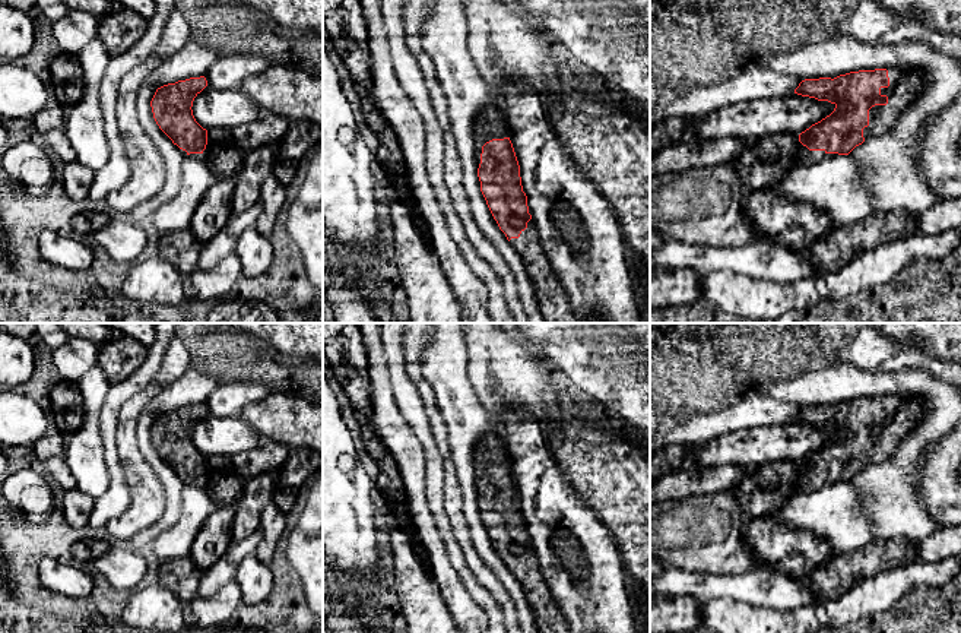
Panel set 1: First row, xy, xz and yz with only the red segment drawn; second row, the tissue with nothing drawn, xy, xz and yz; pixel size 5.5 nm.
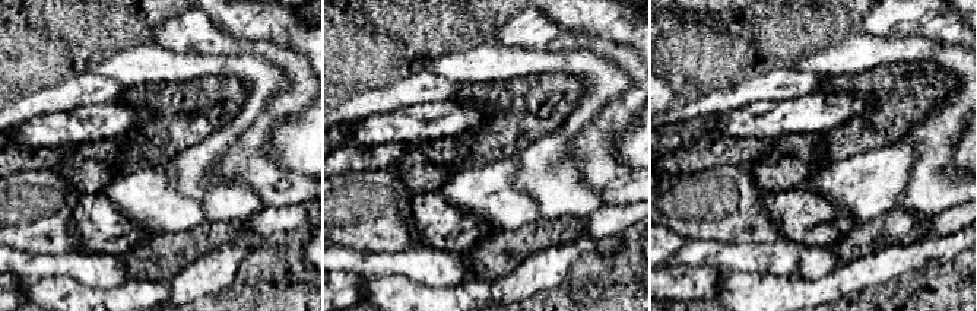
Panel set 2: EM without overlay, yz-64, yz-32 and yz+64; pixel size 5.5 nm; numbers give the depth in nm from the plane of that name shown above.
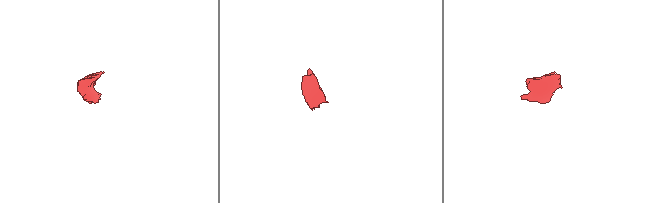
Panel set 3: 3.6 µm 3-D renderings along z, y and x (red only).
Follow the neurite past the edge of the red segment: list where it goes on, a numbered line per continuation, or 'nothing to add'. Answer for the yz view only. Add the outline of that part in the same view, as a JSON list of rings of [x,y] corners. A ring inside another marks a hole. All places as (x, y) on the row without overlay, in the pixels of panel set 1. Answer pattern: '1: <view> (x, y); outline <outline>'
1: yz (904, 414); outline [[[889,396],[888,405],[889,414],[881,415],[888,431],[869,437],[869,453],[863,456],[865,468],[888,460],[924,415],[924,403],[907,396]]]

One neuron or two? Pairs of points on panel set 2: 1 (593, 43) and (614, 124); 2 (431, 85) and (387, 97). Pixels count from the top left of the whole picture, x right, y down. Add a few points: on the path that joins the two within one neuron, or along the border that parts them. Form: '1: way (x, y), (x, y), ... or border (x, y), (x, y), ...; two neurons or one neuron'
1: way (617, 54), (634, 72), (634, 101); one neuron
2: way (421, 88), (397, 95); one neuron

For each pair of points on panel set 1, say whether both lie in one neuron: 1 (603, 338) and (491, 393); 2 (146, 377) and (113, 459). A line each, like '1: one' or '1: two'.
1: one
2: one

